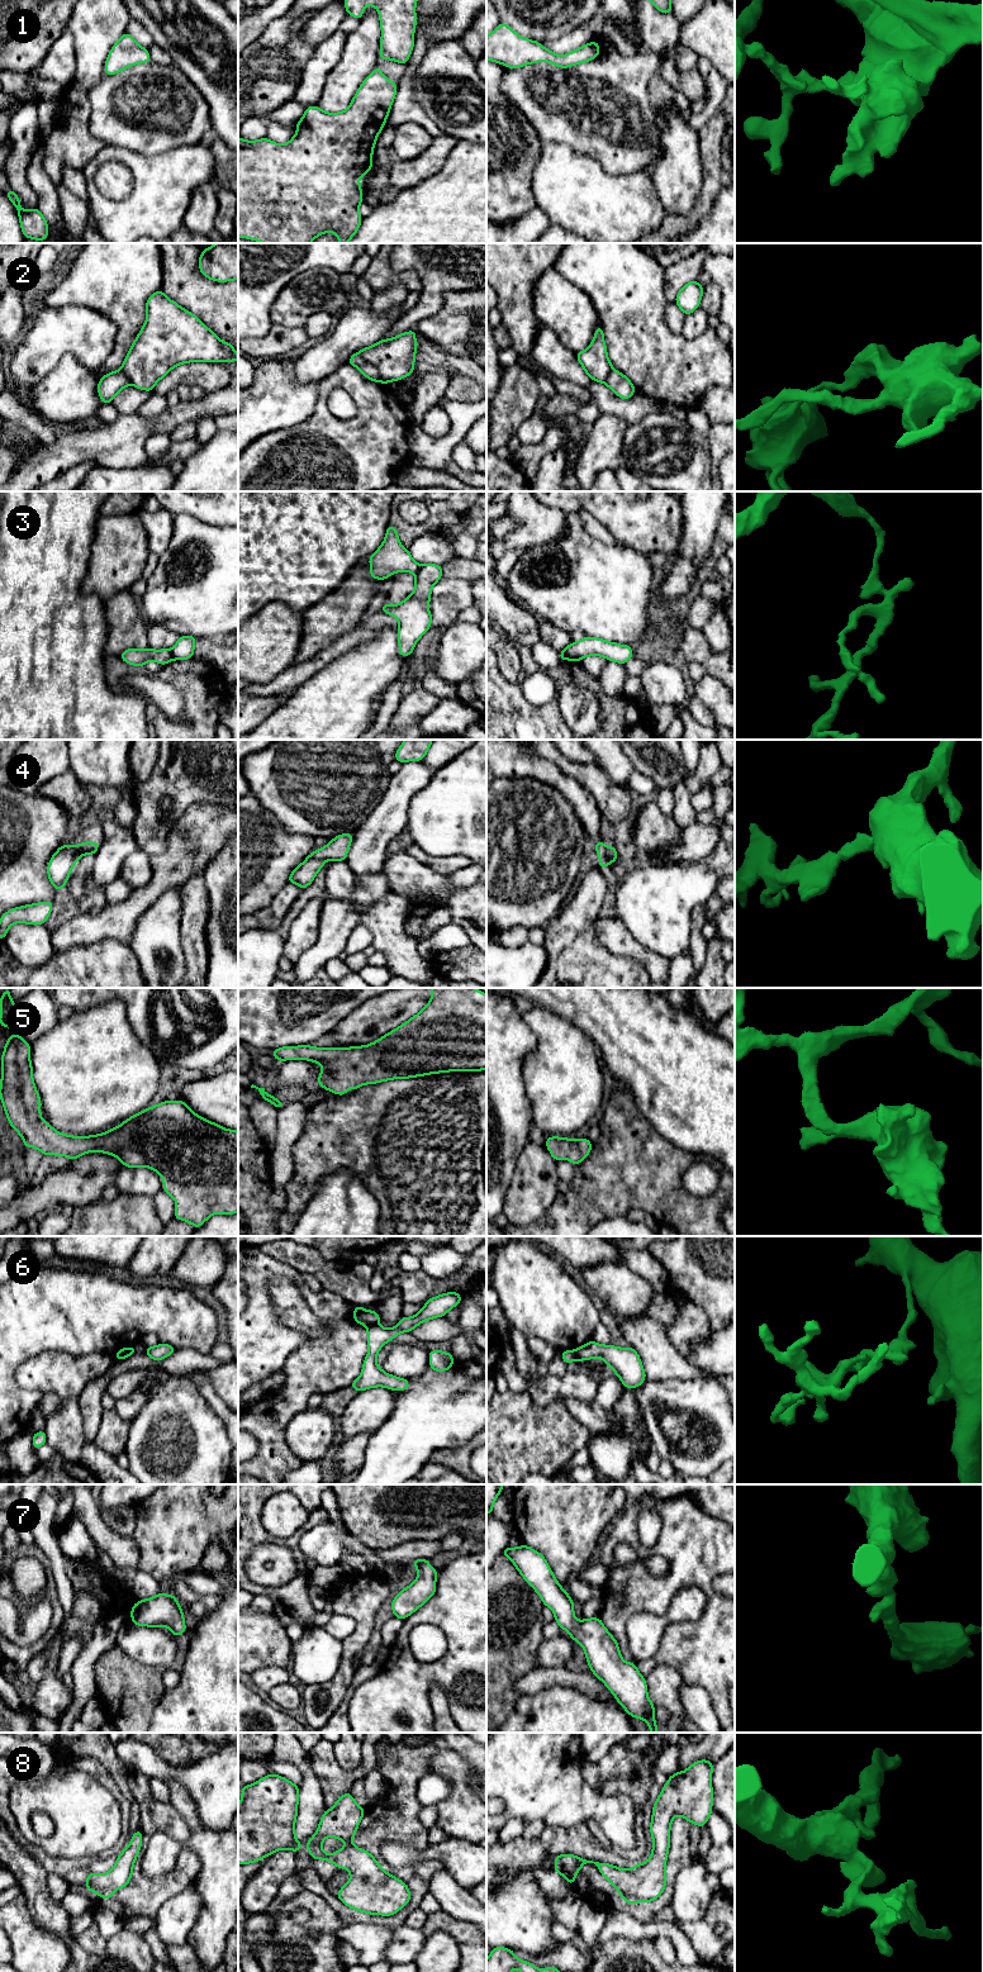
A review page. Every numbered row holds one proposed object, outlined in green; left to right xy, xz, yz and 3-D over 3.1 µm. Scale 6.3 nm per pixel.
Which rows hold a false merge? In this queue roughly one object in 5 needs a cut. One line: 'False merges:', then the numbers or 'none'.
False merges: 2, 3, 6

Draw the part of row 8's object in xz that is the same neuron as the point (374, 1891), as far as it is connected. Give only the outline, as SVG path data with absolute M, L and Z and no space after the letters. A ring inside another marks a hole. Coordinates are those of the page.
M350 1792L343 1793L331 1810L324 1810L315 1834L307 1842L307 1849L314 1861L332 1862L337 1869L345 1867L351 1873L350 1881L337 1892L337 1897L343 1905L370 1915L394 1915L410 1901L410 1891L405 1882L383 1871L372 1854L352 1844L353 1835L365 1812L366 1810L357 1805ZM328 1836L343 1840L346 1845L332 1854L326 1854L322 1843Z

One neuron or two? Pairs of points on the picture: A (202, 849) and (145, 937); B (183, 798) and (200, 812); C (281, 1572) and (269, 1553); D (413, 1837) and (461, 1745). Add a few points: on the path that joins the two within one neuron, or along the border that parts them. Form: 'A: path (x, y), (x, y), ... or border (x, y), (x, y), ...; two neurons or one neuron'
A: border (179, 885), (166, 889), (152, 903); two neurons
B: border (222, 806), (193, 803), (174, 825); two neurons
C: path (278, 1567), (272, 1558); one neuron
D: path (405, 1807), (405, 1775), (432, 1748); one neuron

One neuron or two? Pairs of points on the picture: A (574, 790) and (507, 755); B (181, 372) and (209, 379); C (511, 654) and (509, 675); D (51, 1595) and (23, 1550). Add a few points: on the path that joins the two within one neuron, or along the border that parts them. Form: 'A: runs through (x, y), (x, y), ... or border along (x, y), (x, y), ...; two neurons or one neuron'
A: runs through (558, 780), (544, 770), (523, 763); one neuron
B: runs through (188, 372), (203, 374); one neuron
C: runs through (509, 659), (509, 670); one neuron
D: runs through (50, 1581), (47, 1566), (37, 1554); one neuron

